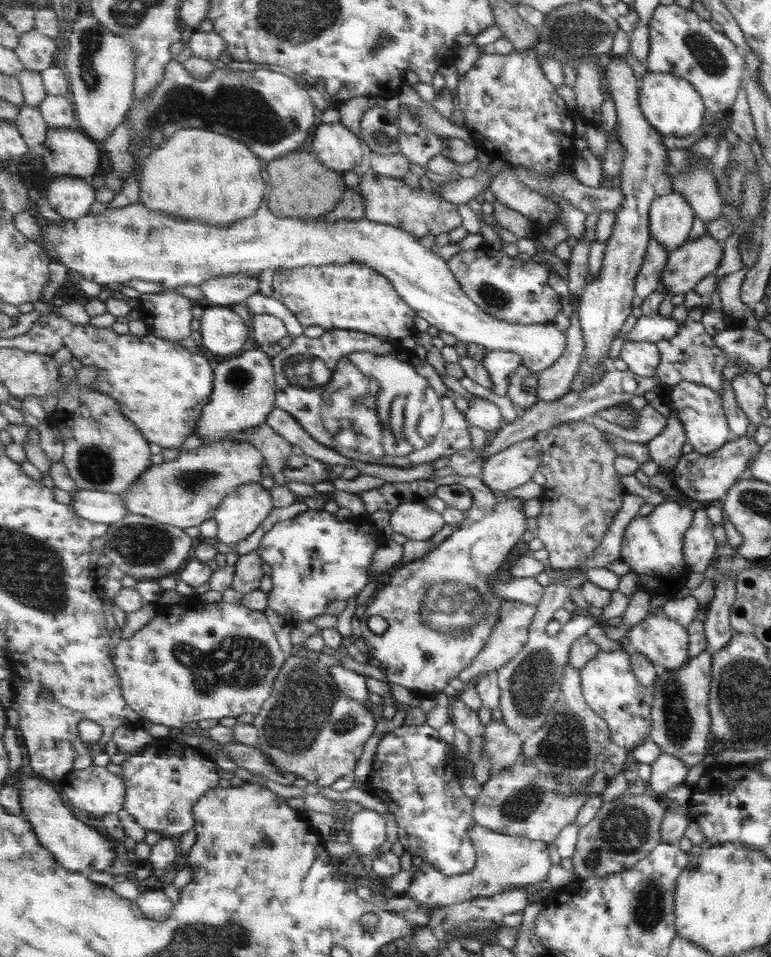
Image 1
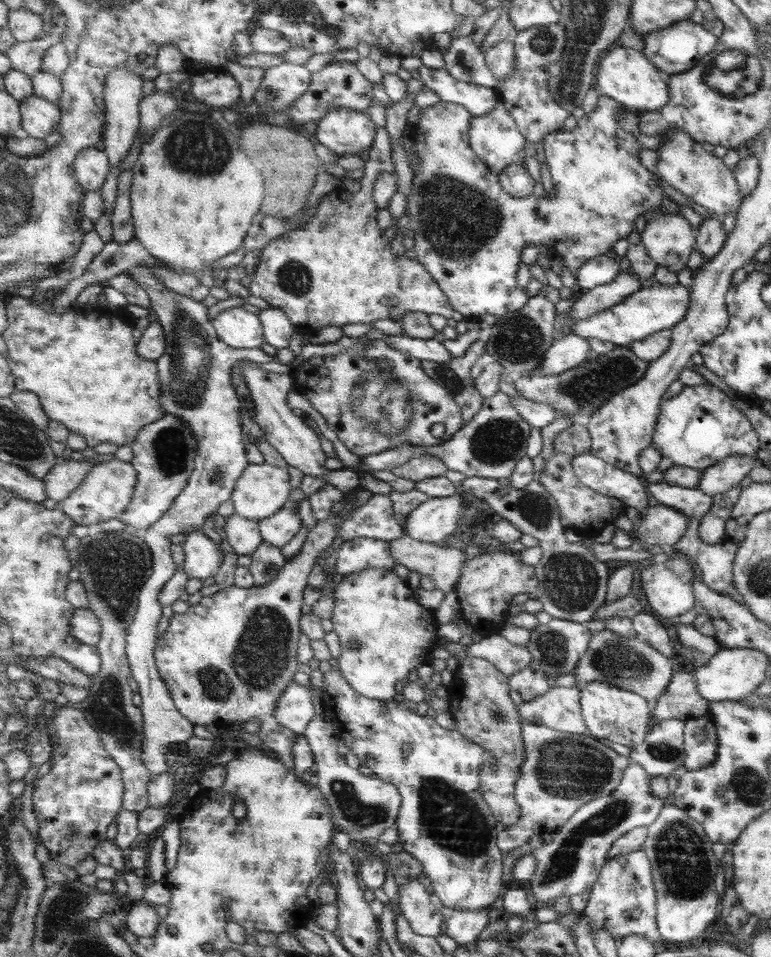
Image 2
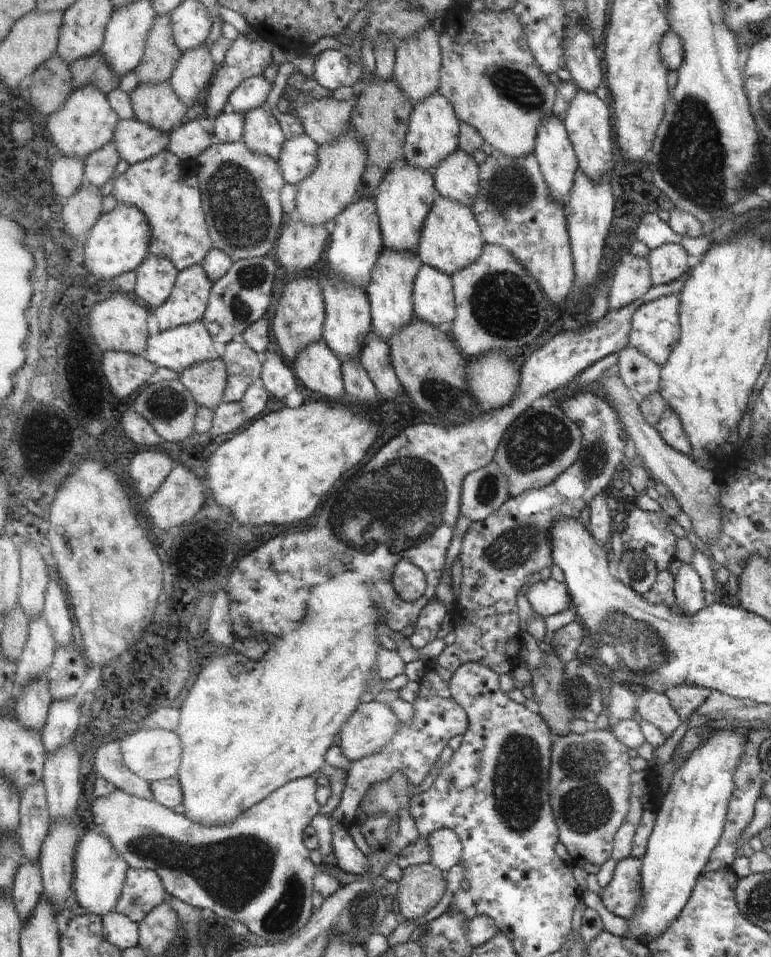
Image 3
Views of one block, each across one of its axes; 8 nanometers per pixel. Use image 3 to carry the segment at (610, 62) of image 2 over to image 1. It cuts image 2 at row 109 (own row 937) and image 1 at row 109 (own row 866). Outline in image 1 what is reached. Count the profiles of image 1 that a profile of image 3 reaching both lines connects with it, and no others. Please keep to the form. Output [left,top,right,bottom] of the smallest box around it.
[639,71,705,136]

